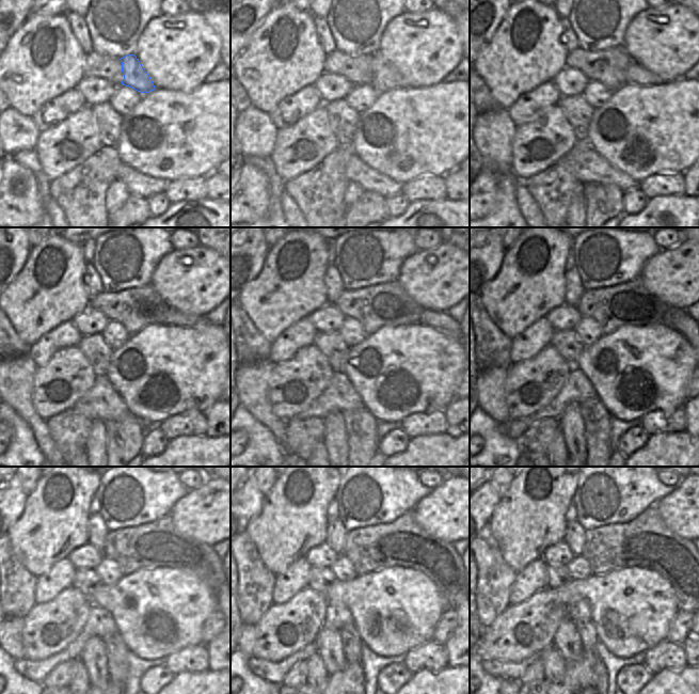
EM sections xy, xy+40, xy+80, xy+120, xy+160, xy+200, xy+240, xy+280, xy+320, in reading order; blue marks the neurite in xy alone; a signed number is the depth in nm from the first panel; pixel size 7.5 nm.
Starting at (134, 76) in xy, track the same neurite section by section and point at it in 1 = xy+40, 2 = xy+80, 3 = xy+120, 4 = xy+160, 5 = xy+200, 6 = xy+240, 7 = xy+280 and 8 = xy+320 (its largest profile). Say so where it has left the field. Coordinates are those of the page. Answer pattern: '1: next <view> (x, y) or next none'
1: next xy+40 (384, 77)
2: next xy+80 (635, 74)
3: next xy+120 (172, 317)
4: next xy+160 (443, 322)
5: next xy+200 (681, 321)
6: next xy+240 (208, 646)
7: next xy+280 (447, 645)
8: next xy+320 (686, 646)

